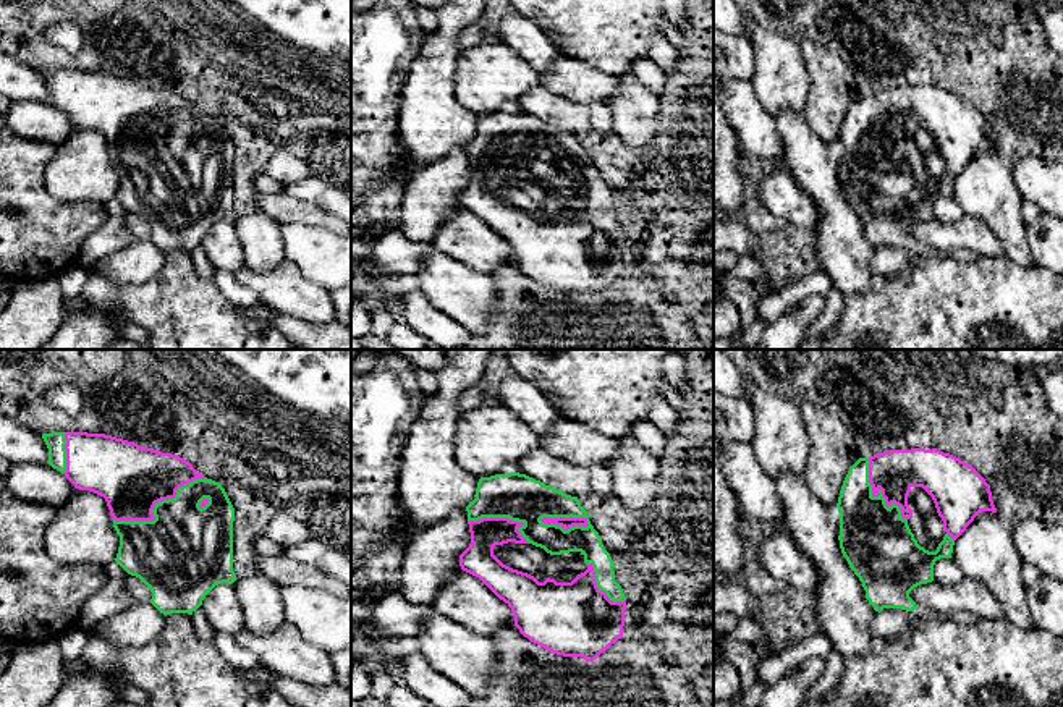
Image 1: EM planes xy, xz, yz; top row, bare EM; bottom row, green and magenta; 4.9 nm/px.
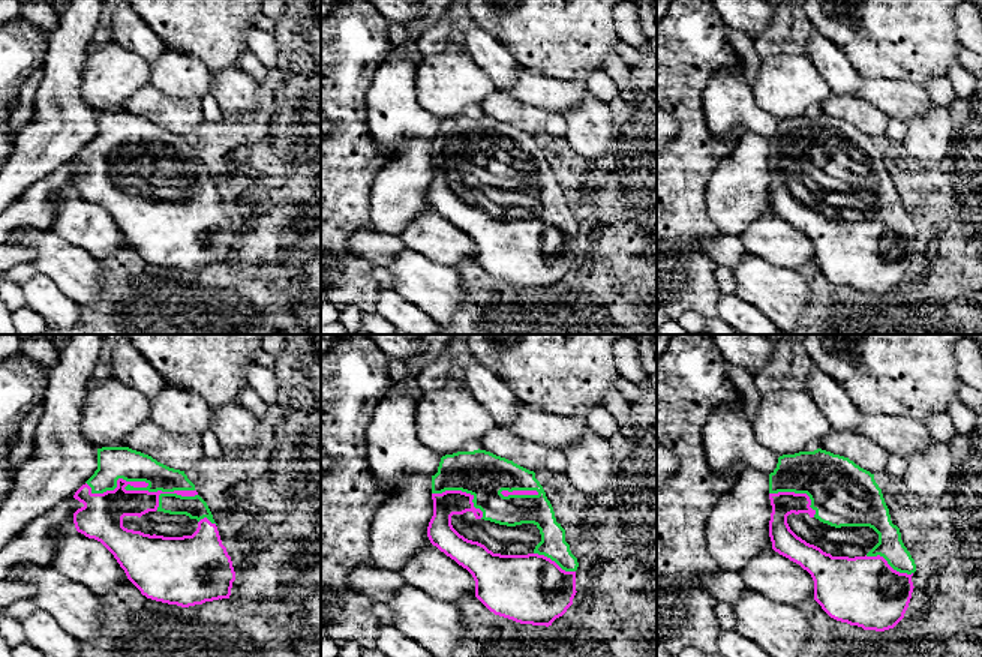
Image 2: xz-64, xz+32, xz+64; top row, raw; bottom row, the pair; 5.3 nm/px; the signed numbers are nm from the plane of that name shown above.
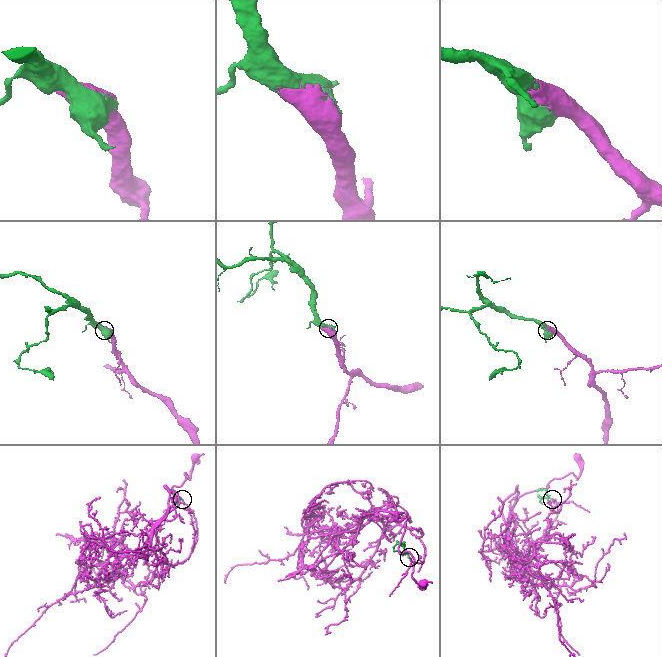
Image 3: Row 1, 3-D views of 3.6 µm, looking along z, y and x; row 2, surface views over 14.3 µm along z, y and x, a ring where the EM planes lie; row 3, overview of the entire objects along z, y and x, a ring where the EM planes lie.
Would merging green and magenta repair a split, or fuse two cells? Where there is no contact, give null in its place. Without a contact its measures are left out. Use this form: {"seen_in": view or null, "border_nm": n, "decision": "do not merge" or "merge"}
{"seen_in": "xy", "border_nm": 500, "decision": "merge"}

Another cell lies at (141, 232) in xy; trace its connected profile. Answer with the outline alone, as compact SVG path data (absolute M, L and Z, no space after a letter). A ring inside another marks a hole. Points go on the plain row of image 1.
M126 212L123 220L133 235L133 241L150 241L152 230L139 215Z

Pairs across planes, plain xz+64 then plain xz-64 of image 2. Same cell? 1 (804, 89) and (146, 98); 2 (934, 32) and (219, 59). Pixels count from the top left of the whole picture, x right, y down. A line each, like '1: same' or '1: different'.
1: different
2: same

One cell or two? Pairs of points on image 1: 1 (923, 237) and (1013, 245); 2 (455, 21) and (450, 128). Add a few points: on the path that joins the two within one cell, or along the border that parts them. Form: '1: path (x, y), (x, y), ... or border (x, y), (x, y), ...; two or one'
1: border (973, 217), (978, 217), (995, 235), (1005, 254); two
2: path (440, 47), (440, 102); one

